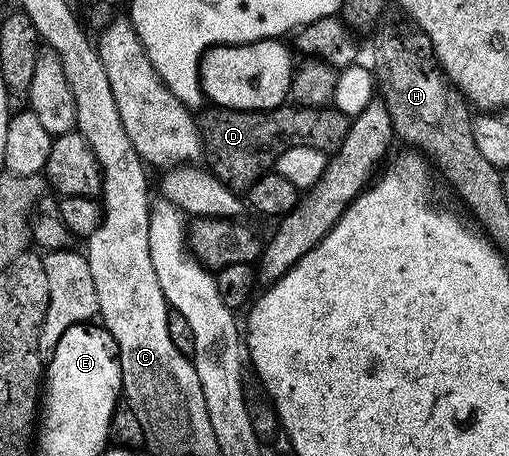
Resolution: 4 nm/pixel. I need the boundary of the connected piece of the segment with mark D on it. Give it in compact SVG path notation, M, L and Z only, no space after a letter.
M216 106L207 109L204 109L201 112L204 113L197 118L199 141L203 148L201 156L206 162L204 165L208 173L236 192L246 191L260 174L274 165L279 154L290 147L314 148L328 156L334 154L341 146L341 141L344 140L350 126L350 119L332 107L324 110L309 110L303 107L282 106L268 111L228 110Z

